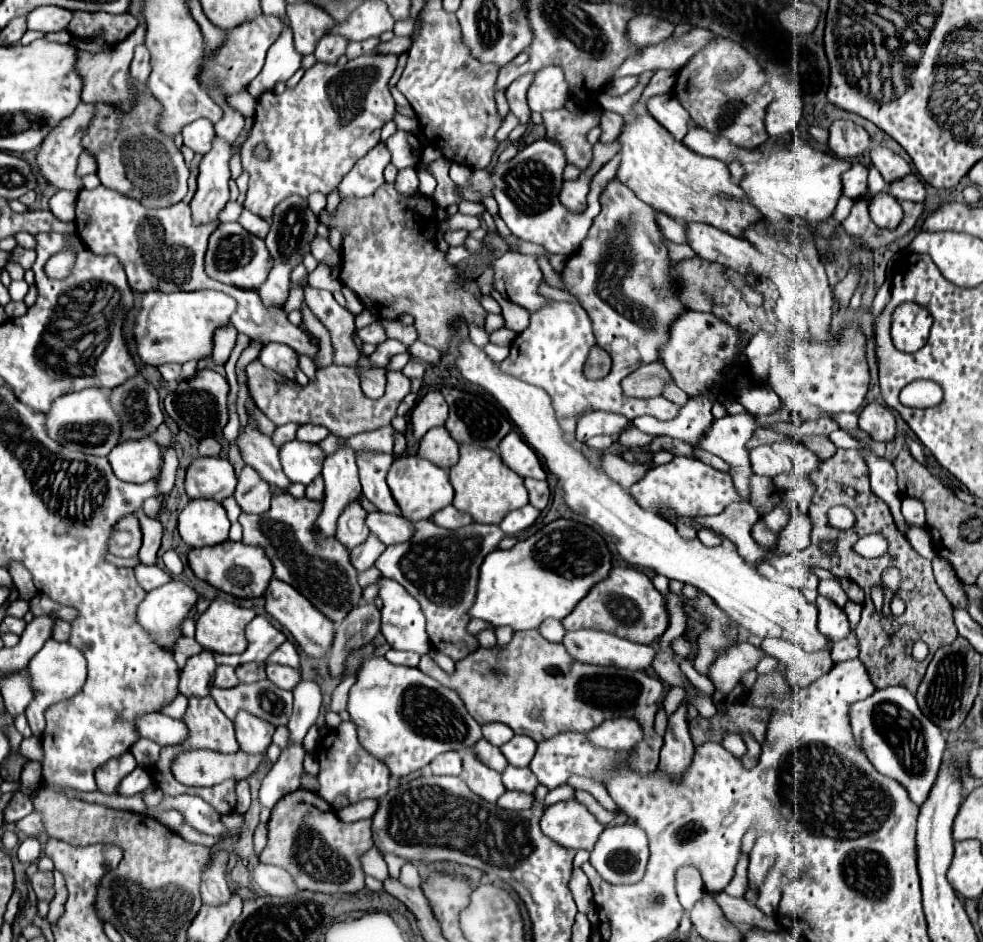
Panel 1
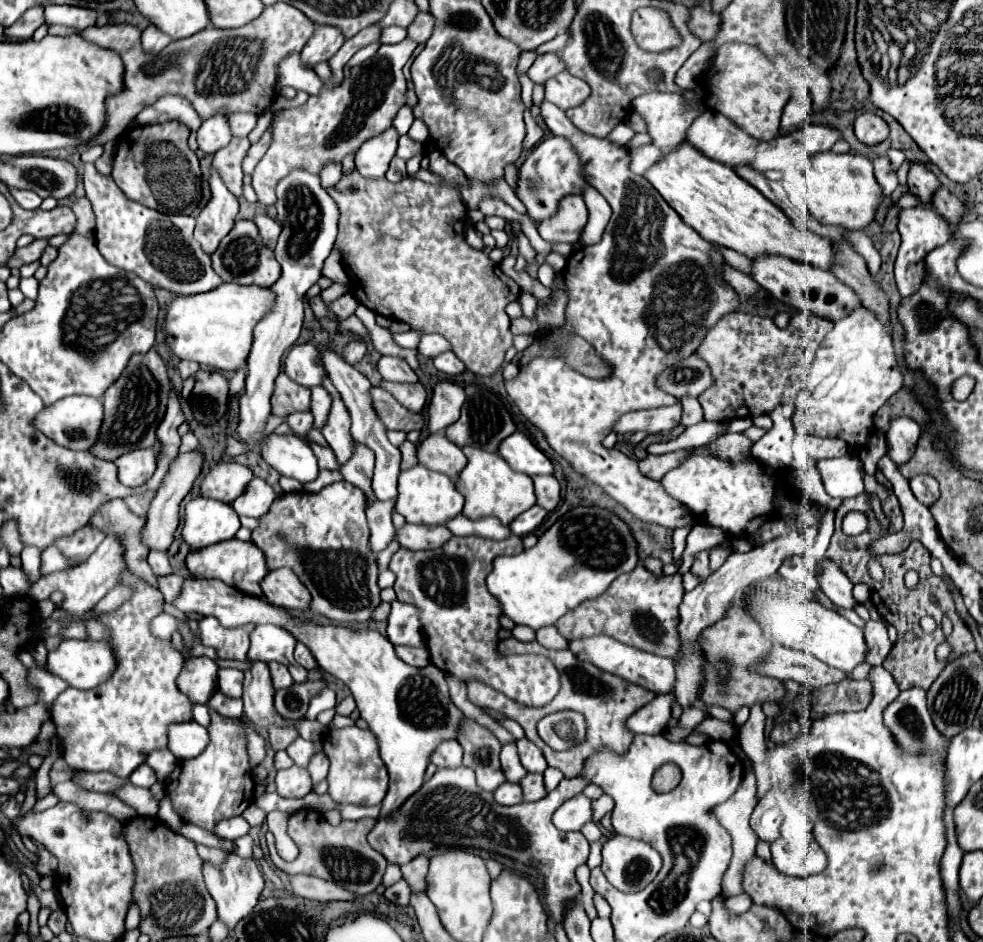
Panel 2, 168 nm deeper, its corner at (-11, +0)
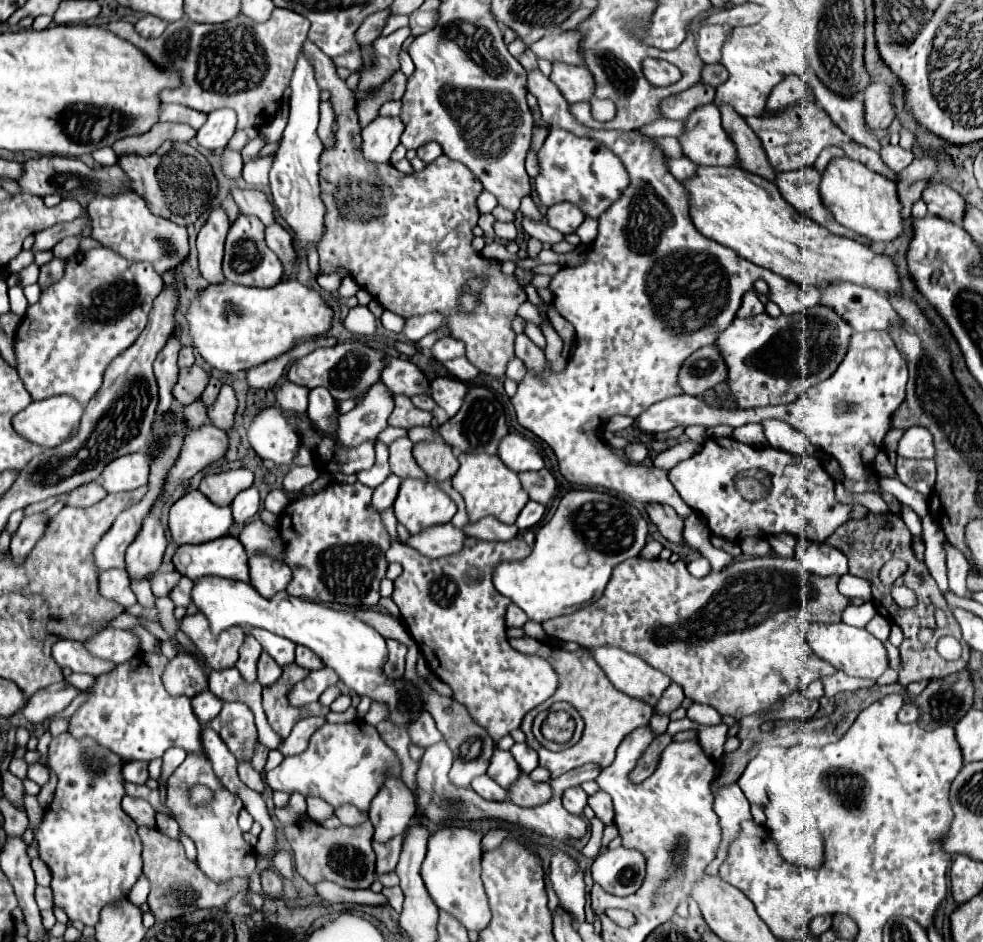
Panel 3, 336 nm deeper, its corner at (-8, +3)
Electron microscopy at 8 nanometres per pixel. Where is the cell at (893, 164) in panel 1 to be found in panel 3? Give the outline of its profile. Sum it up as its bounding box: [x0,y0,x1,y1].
[923,182,965,222]

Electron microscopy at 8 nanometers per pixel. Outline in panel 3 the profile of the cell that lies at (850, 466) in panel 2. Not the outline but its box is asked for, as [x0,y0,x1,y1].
[879,478,929,518]

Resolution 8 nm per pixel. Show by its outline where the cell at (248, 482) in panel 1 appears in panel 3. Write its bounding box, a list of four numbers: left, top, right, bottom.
[231,486,259,524]

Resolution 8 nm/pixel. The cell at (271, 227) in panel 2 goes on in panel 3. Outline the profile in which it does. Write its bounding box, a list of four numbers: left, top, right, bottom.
[265,224,293,278]

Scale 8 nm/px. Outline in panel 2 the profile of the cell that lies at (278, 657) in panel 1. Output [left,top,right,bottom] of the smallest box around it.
[294,643,316,671]

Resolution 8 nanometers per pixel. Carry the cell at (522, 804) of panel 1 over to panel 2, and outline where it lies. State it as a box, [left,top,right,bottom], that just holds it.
[494,783,524,805]

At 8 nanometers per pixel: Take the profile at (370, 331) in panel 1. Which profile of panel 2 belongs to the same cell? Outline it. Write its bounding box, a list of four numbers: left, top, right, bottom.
[392,331,420,349]

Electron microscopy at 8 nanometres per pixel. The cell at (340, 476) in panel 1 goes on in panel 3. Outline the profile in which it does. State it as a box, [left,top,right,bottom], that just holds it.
[307,386,337,432]

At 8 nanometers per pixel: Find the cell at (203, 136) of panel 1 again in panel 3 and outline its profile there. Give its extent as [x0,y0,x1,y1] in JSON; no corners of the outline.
[195,108,237,150]

